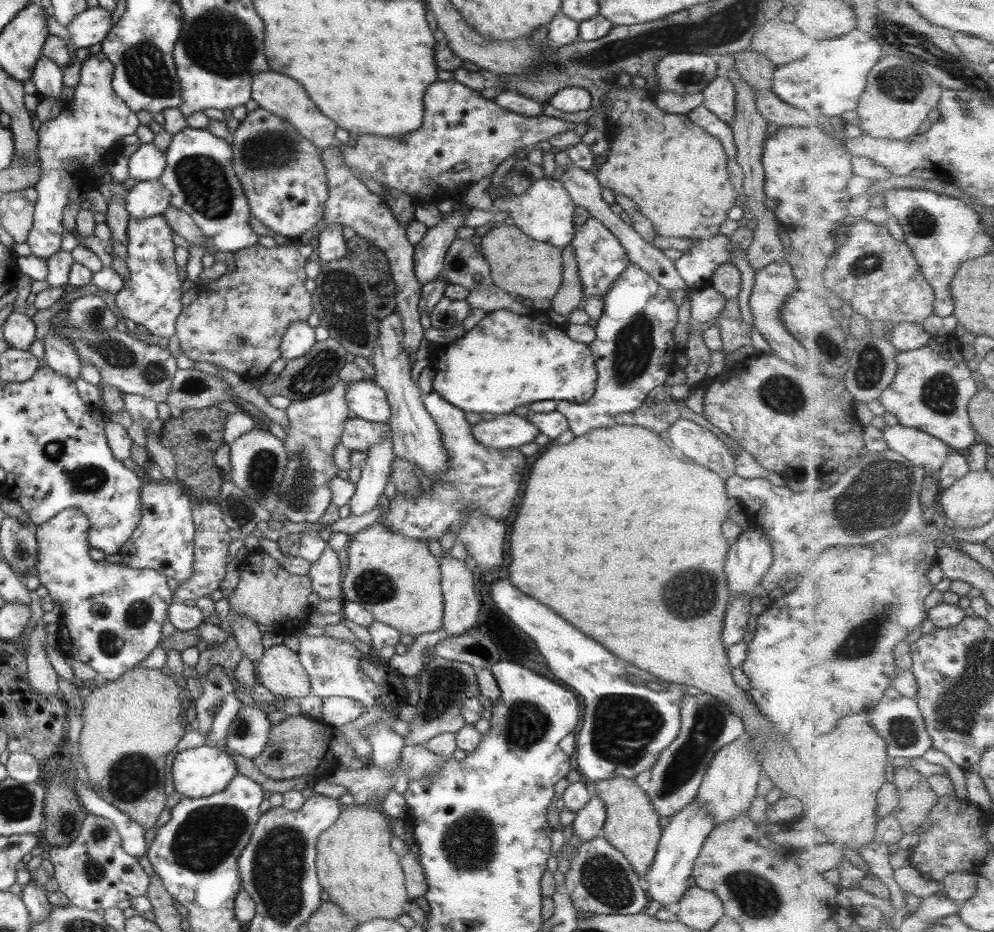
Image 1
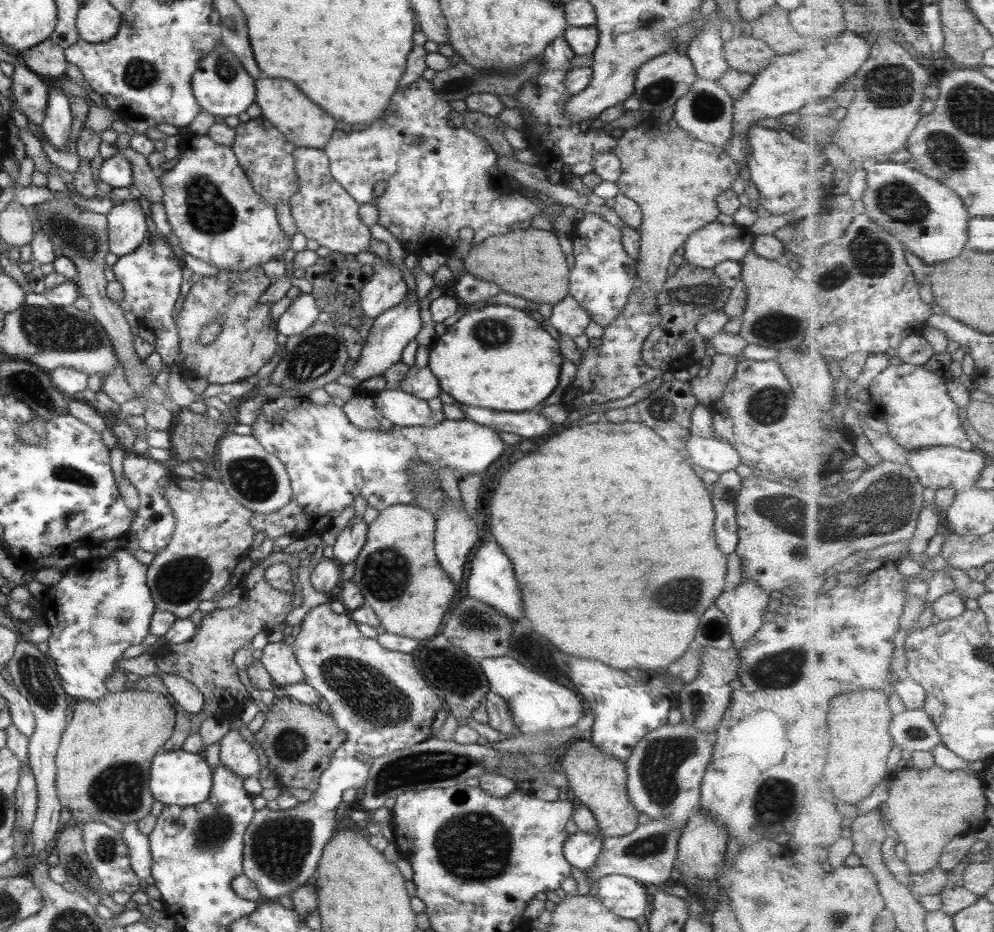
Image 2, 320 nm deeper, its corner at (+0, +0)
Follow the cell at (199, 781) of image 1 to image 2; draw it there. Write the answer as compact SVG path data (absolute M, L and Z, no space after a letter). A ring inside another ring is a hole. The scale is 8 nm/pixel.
M182 749L173 752L159 751L153 756L150 769L148 789L153 800L163 805L193 806L203 802L208 796L212 783L212 770L206 760L196 753L184 752Z

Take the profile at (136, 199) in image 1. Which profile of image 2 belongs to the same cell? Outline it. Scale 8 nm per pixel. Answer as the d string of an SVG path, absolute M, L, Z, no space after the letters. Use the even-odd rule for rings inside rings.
M129 198L116 206L113 204L106 215L106 231L108 234L108 249L111 254L120 257L133 252L146 237L148 232L145 227L145 215L139 207L137 200Z

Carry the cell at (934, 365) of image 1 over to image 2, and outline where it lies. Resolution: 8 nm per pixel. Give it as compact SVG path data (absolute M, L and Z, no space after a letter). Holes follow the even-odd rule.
M900 362L883 369L869 386L868 415L888 424L890 435L906 450L928 446L958 446L975 450L959 420L959 406L947 392L947 379L930 372L925 365Z

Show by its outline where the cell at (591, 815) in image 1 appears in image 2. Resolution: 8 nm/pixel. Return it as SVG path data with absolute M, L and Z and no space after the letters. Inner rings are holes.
M579 830L575 831L568 835L567 840L563 843L562 851L565 860L577 870L587 870L598 859L602 839L599 833L585 834Z

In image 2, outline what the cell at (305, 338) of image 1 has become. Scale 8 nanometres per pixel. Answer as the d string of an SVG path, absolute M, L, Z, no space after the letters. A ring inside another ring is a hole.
M310 294L297 295L277 319L276 331L286 337L295 336L309 328L317 318L318 306Z

